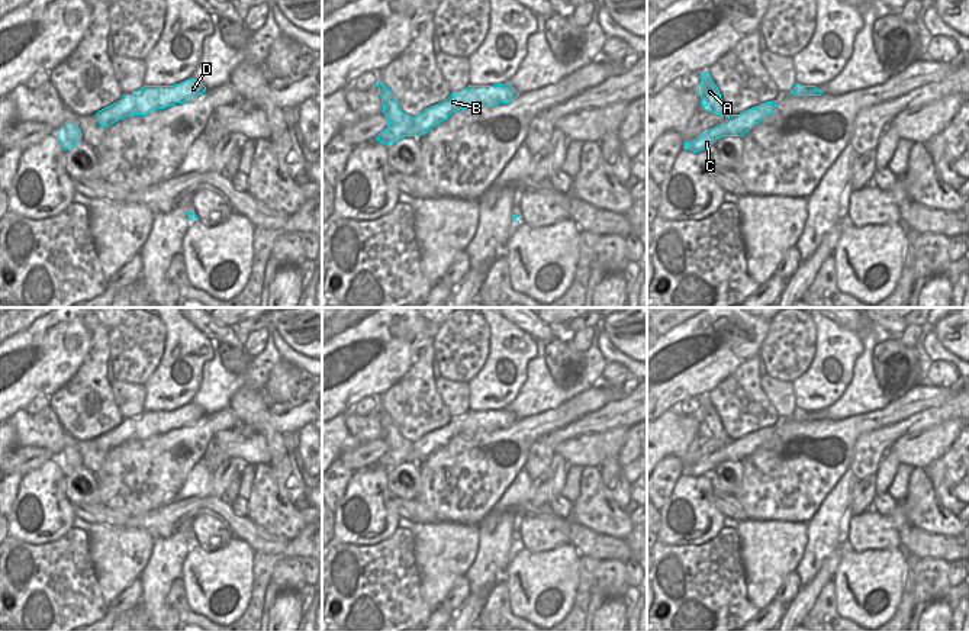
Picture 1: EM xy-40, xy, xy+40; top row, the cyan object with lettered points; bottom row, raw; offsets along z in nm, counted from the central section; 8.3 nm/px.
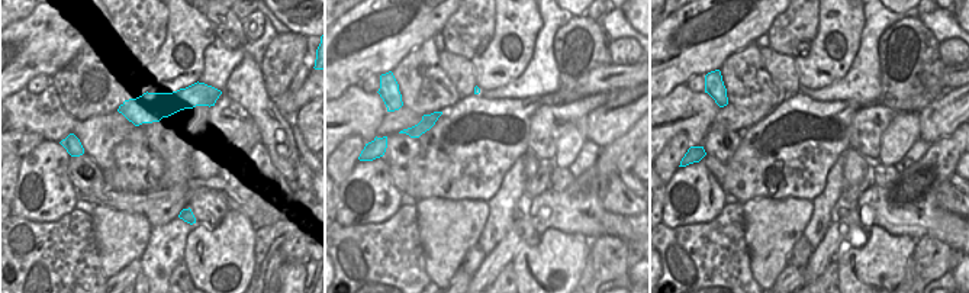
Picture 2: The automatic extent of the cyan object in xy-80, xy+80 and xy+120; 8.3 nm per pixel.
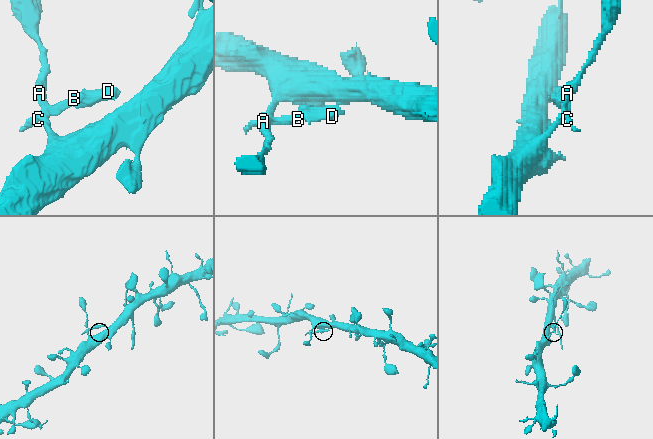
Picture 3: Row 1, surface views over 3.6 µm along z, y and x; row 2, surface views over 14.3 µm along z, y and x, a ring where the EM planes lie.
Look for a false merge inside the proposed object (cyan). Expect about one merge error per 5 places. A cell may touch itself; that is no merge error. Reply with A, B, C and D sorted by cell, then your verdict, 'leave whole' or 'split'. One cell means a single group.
A B C D; leave whole

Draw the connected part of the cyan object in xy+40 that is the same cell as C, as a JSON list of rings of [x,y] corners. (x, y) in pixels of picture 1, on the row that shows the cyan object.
[[[708,71],[702,73],[702,81],[698,87],[698,93],[702,99],[702,106],[706,106],[709,112],[717,115],[725,115],[728,119],[702,133],[690,142],[685,142],[685,148],[693,152],[708,149],[717,139],[722,136],[743,136],[756,123],[769,116],[778,104],[778,100],[762,103],[740,115],[731,115],[721,99],[718,87],[714,84]]]

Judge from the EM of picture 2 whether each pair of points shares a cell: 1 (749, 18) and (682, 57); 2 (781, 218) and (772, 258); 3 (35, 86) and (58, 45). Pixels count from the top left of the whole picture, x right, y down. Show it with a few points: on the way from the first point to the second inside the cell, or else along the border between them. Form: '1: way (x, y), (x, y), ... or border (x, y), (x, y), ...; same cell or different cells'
1: way (733, 29), (720, 38), (698, 45); same cell
2: way (772, 228), (772, 248); same cell
3: border (50, 76), (35, 76), (25, 86); different cells

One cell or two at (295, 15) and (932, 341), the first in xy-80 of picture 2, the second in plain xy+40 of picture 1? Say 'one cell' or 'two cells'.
two cells

